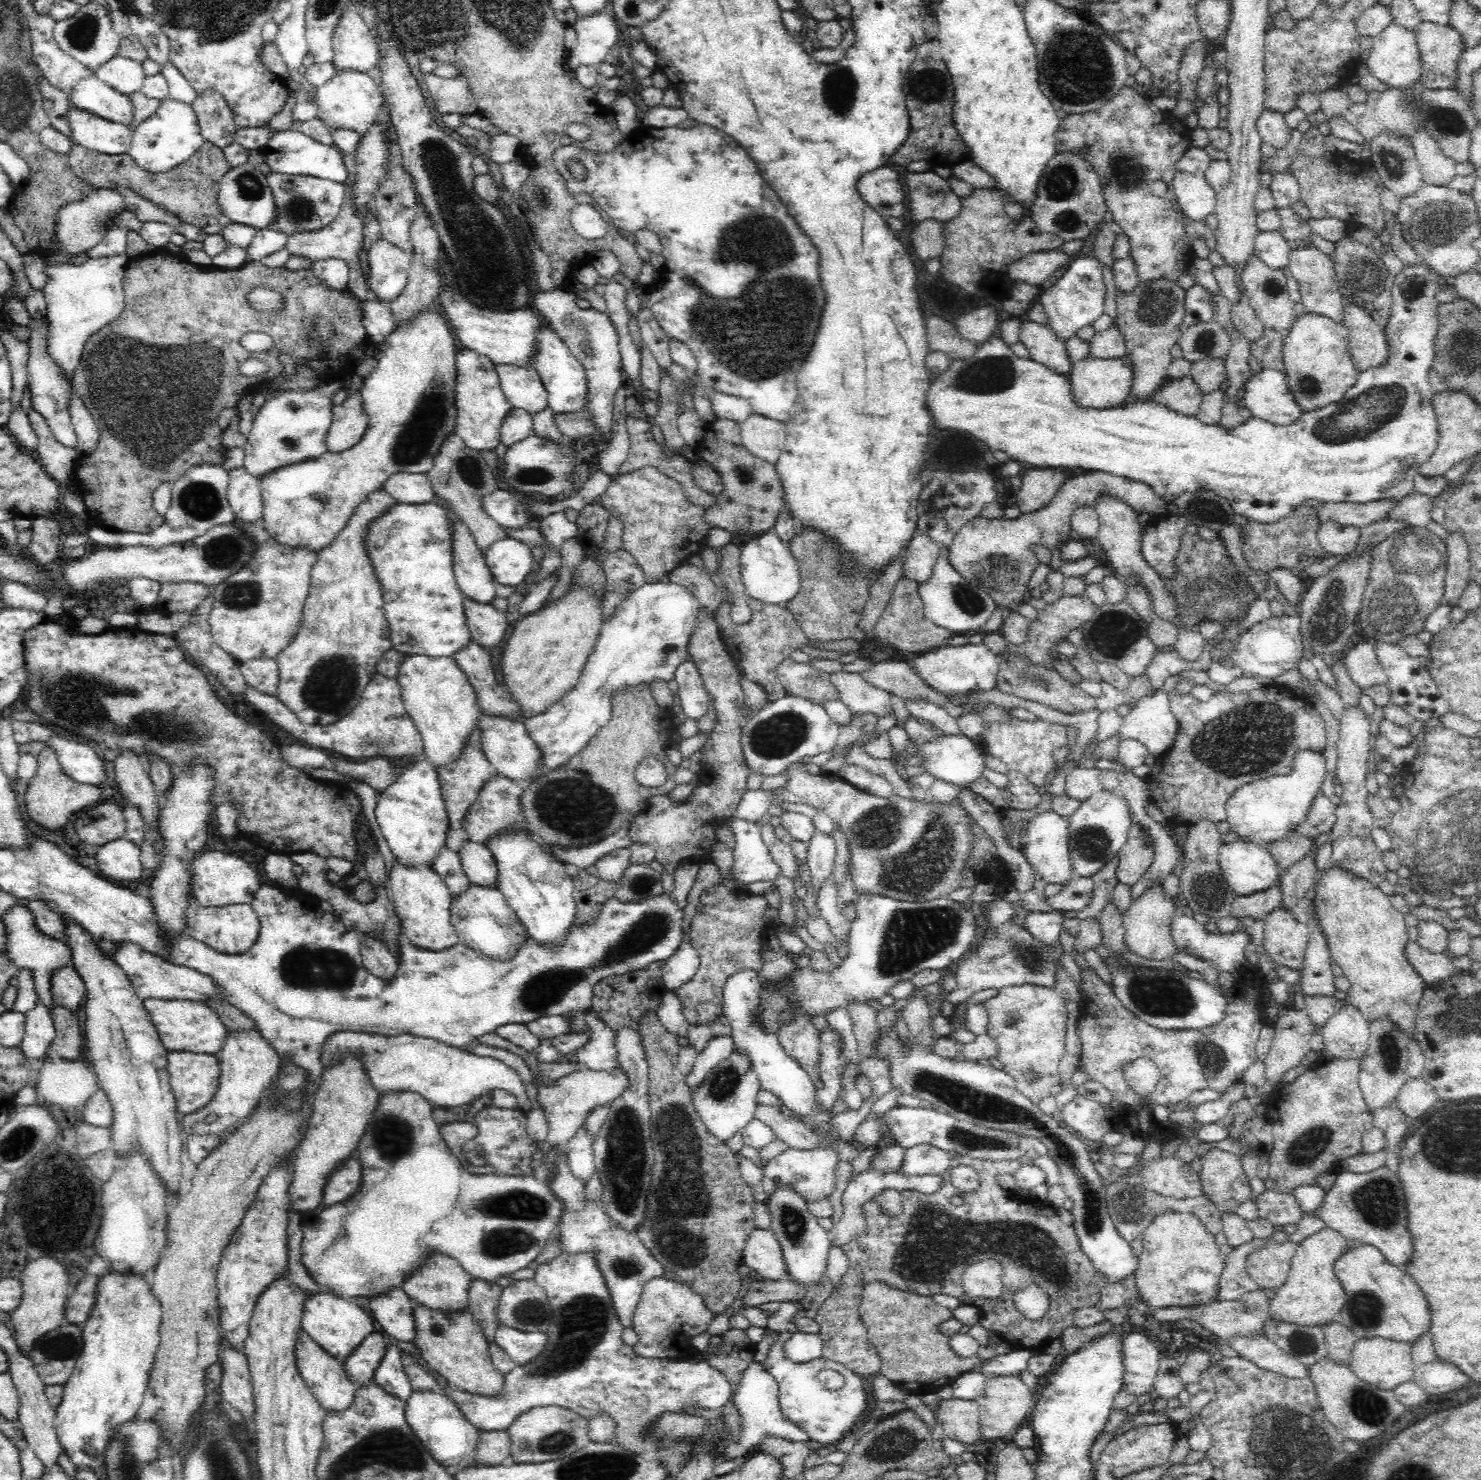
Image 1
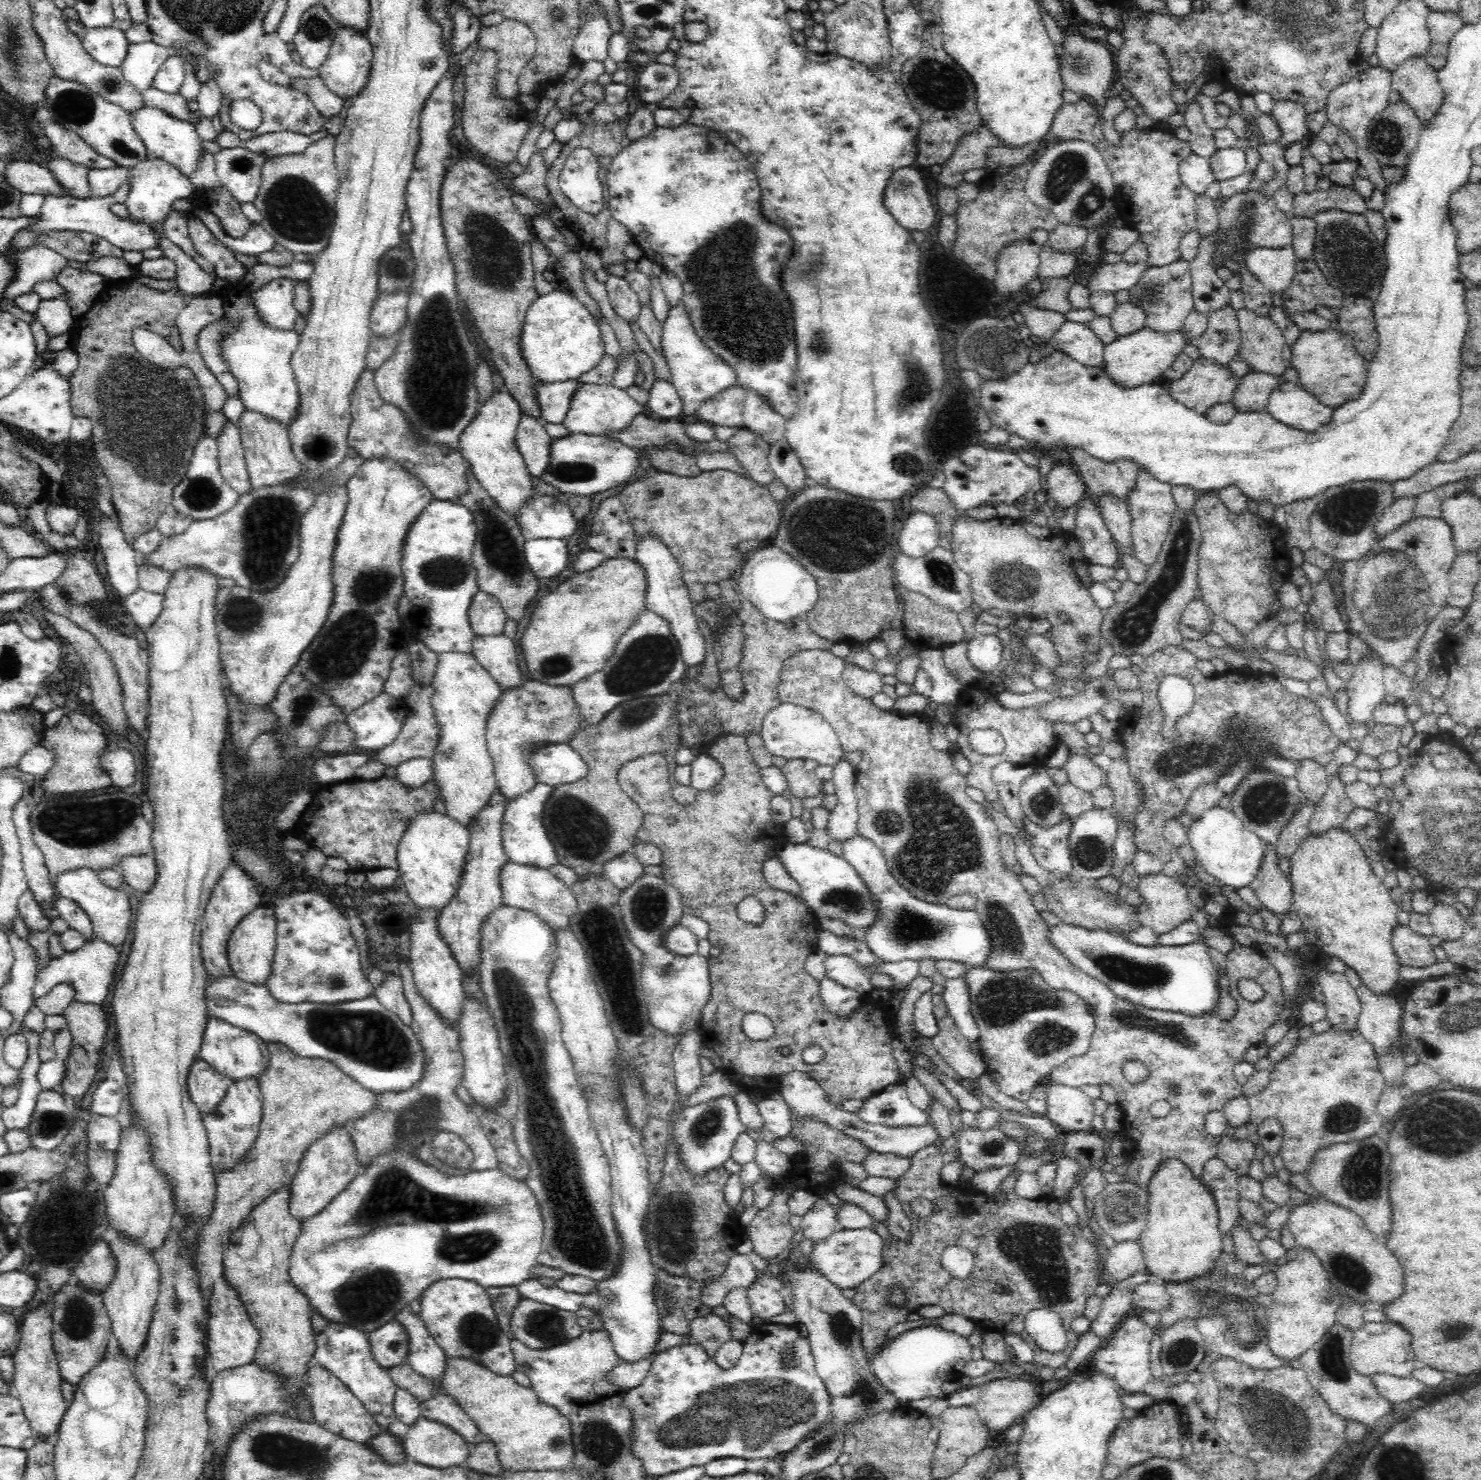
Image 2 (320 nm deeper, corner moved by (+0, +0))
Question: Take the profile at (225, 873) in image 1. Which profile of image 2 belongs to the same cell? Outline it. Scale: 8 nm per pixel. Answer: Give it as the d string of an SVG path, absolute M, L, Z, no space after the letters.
M234 862L220 875L201 920L201 955L208 976L232 975L227 956L227 942L232 929L248 914L263 906L264 895L258 882L246 873L243 866Z

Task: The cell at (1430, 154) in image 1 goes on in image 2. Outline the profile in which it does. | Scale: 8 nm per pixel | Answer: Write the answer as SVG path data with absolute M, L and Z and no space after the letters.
M1414 56L1391 73L1391 90L1400 94L1401 102L1414 111L1422 129L1428 128L1444 98L1437 72L1423 56Z

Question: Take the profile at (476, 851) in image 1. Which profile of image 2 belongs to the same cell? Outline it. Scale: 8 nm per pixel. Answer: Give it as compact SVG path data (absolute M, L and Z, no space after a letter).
M506 862L499 875L502 903L512 908L524 909L546 921L550 928L568 927L569 916L576 909L576 897L569 886L556 878L548 869L523 866Z

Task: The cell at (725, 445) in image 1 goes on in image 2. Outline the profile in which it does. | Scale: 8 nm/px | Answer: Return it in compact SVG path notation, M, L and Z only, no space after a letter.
M739 427L734 436L728 440L728 450L735 456L738 464L745 470L745 476L757 486L766 487L777 476L769 465L769 450L771 445L758 438L755 434Z

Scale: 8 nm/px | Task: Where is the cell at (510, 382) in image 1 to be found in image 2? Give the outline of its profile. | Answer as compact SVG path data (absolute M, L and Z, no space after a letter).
M535 379L533 398L540 411L540 420L543 423L562 424L570 408L569 398L578 386L578 380L543 382Z

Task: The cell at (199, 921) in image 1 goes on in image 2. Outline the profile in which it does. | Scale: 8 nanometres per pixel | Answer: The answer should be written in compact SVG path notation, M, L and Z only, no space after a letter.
M267 906L258 907L249 912L232 929L227 942L227 956L232 975L252 984L265 984L265 978L272 970L275 950L276 921L273 912Z

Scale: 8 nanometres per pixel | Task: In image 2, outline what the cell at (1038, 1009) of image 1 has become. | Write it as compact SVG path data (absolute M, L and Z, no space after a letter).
M970 968L964 976L970 991L971 1013L978 1025L979 1052L986 1063L986 1074L999 1090L1016 1100L1026 1102L1044 1078L1068 1059L1082 1056L1090 1046L1095 1029L1091 1010L1077 994L1069 990L1052 989L1033 969L1012 973L994 973L984 968Z

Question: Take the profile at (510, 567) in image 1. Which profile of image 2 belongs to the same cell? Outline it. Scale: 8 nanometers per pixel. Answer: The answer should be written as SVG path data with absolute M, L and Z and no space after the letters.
M535 538L525 541L524 556L536 578L558 578L568 568L566 539Z

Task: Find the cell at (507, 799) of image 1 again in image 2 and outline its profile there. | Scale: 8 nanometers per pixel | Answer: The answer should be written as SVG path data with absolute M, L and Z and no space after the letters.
M533 784L524 792L518 793L505 804L502 813L502 847L509 862L538 869L550 869L559 863L557 853L547 836L541 818L541 808L552 786Z

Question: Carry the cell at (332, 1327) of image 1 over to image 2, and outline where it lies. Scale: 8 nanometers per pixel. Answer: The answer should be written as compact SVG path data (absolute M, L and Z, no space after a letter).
M328 1322L328 1326L326 1326L320 1334L315 1334L313 1364L326 1368L330 1373L336 1375L338 1379L344 1381L344 1384L350 1389L350 1392L354 1393L354 1396L362 1401L366 1410L372 1415L372 1418L383 1428L383 1430L390 1429L394 1435L402 1437L402 1441L405 1440L409 1426L404 1424L401 1420L398 1420L393 1411L393 1390L396 1388L396 1385L393 1384L388 1372L382 1369L378 1363L376 1363L376 1360L374 1360L371 1353L371 1346L369 1345L368 1333L355 1328L355 1326L348 1326L347 1324L338 1322Z

